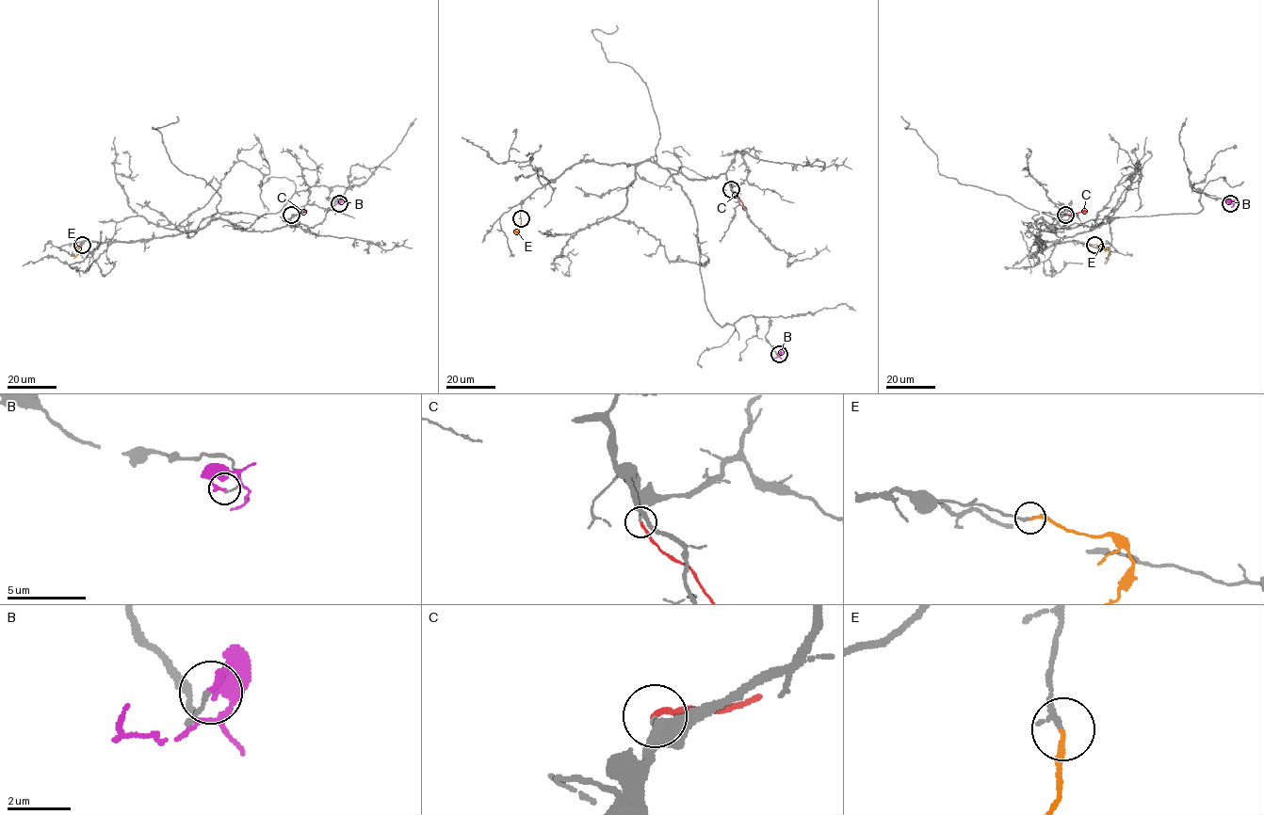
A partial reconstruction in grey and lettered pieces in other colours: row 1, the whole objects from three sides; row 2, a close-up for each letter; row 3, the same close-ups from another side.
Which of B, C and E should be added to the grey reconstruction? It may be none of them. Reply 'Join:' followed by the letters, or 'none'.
Join: E

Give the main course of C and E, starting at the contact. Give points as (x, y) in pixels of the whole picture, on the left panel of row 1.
C: (291, 215), (306, 210)
E: (81, 245), (73, 258)

